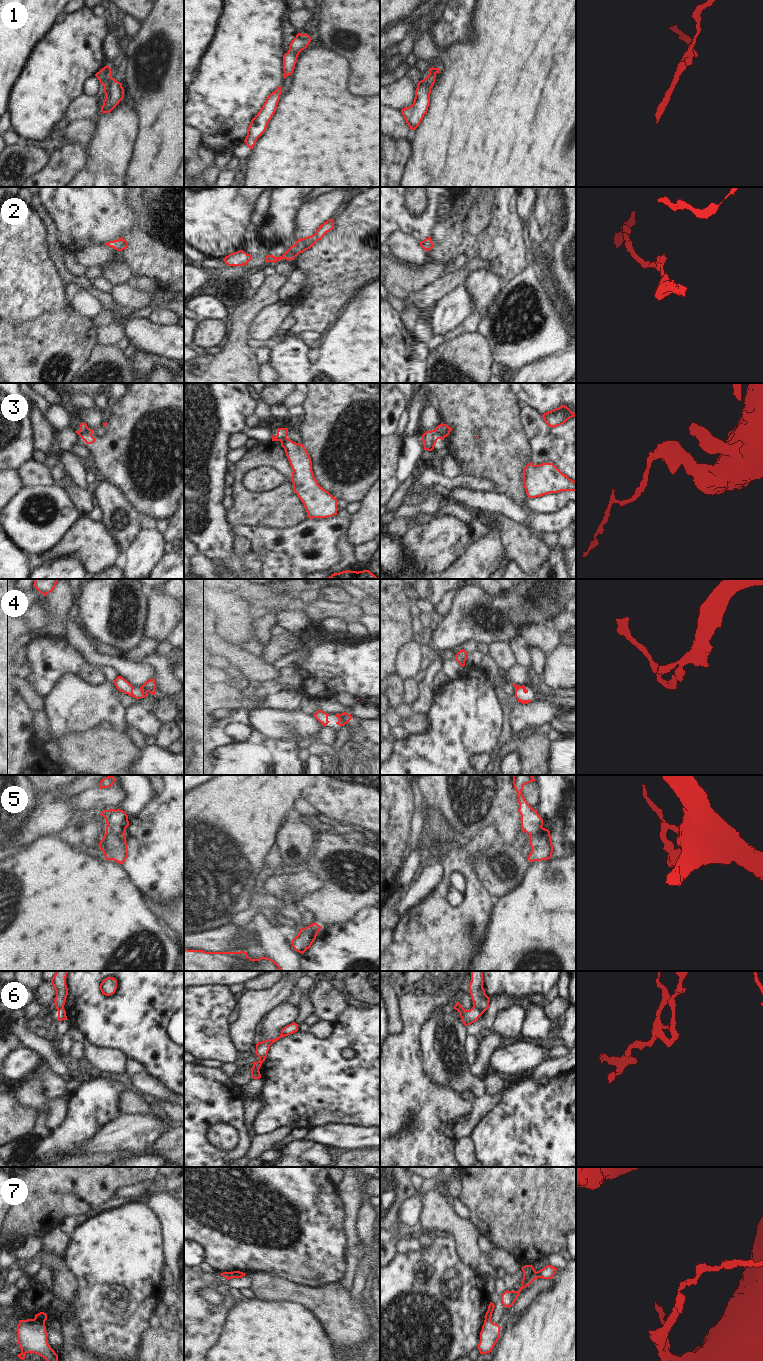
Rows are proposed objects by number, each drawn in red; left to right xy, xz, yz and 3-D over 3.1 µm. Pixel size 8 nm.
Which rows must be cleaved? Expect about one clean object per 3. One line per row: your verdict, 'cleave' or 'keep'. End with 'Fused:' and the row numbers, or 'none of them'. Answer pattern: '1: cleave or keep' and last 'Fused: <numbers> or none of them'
1: keep
2: keep
3: cleave
4: cleave
5: cleave
6: cleave
7: cleave
Fused: 3, 4, 5, 6, 7

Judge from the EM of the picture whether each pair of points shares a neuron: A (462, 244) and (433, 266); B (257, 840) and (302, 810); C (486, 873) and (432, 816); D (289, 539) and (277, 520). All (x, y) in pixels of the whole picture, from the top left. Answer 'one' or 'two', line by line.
A: two
B: two
C: one
D: two

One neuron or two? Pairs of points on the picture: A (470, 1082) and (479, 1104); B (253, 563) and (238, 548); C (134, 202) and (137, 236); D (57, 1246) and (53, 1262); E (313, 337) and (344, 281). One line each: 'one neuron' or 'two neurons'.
A: two neurons
B: two neurons
C: one neuron
D: two neurons
E: two neurons

